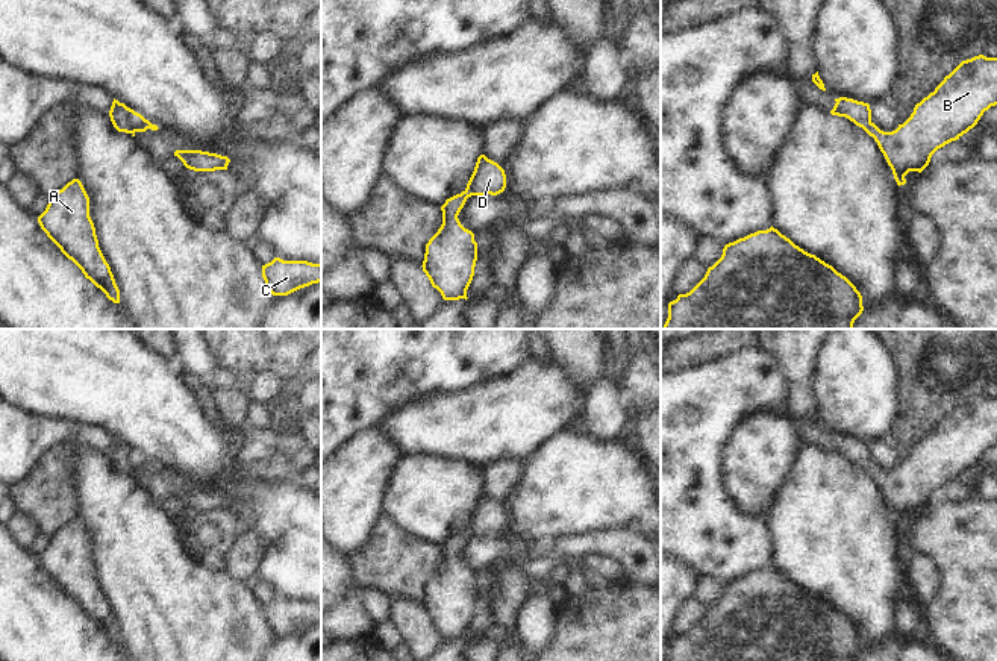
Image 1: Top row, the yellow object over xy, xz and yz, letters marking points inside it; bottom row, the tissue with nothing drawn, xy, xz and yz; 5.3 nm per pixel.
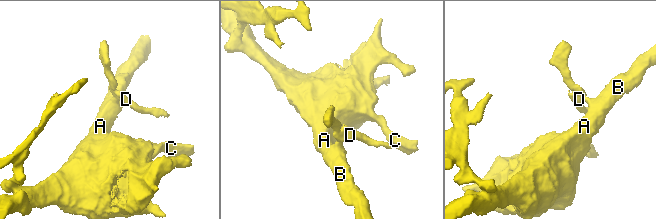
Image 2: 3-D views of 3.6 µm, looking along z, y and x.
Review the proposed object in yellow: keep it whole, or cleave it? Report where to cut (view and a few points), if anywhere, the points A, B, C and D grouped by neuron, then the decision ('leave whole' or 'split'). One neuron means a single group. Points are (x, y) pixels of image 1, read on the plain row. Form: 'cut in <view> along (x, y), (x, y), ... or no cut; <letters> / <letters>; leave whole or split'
no cut; A B C D; leave whole

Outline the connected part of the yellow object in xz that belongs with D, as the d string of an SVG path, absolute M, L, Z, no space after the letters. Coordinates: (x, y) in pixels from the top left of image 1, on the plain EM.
M485 494L477 497L467 528L441 546L442 564L426 584L423 611L444 640L468 638L467 629L474 616L477 582L458 555L471 535L497 535L506 528L505 509Z

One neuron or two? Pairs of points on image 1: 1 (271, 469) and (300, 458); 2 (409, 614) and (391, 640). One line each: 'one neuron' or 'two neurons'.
1: one neuron
2: two neurons

